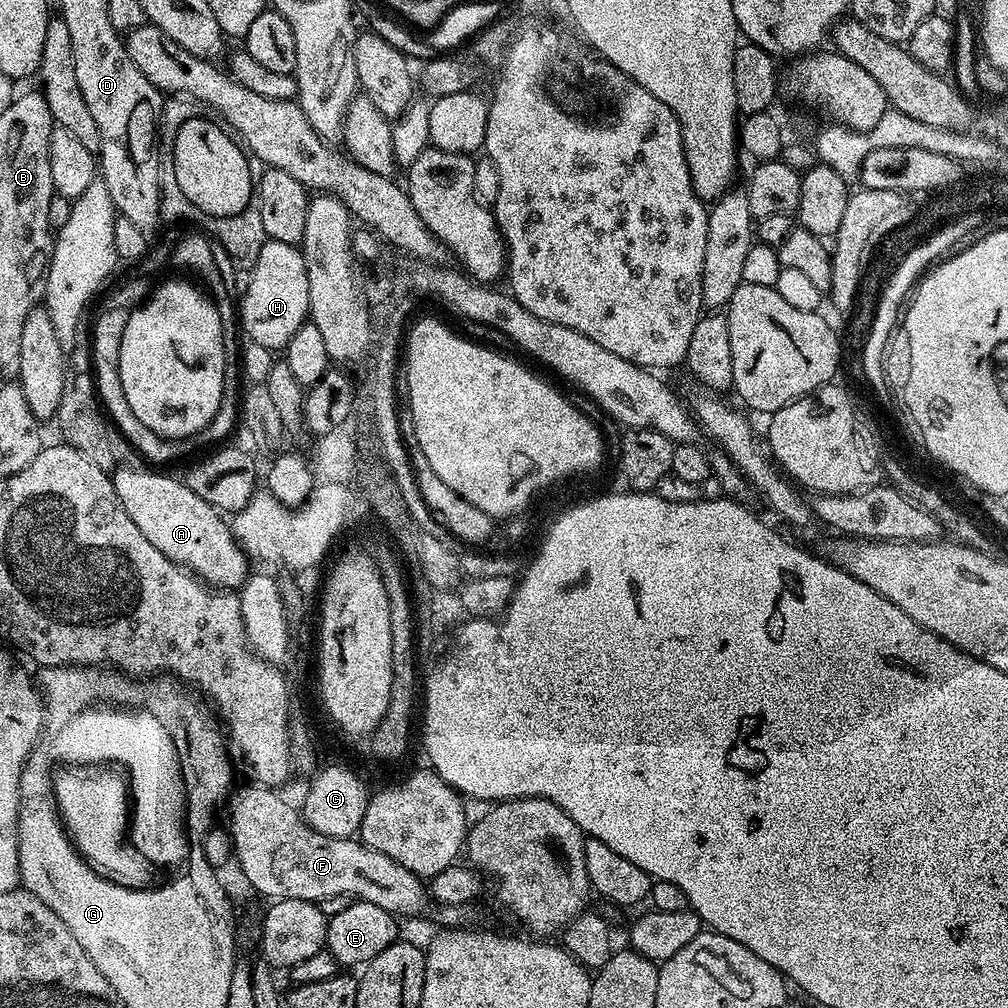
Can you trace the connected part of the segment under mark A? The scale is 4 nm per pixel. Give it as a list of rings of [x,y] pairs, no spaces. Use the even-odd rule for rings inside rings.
[[[117,467],[111,473],[112,485],[118,494],[118,502],[126,506],[126,514],[130,514],[134,526],[142,530],[144,537],[153,546],[158,546],[166,558],[187,566],[213,589],[243,589],[250,575],[250,560],[232,535],[229,521],[211,504],[198,498],[194,490],[187,488],[183,479],[163,476],[160,470],[135,472],[124,467]]]

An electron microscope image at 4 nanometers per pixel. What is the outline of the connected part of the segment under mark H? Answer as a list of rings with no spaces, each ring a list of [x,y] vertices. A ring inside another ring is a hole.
[[[265,239],[251,268],[252,277],[244,288],[244,297],[238,300],[239,323],[244,323],[244,332],[251,343],[283,350],[309,319],[310,282],[303,251],[294,244]]]

